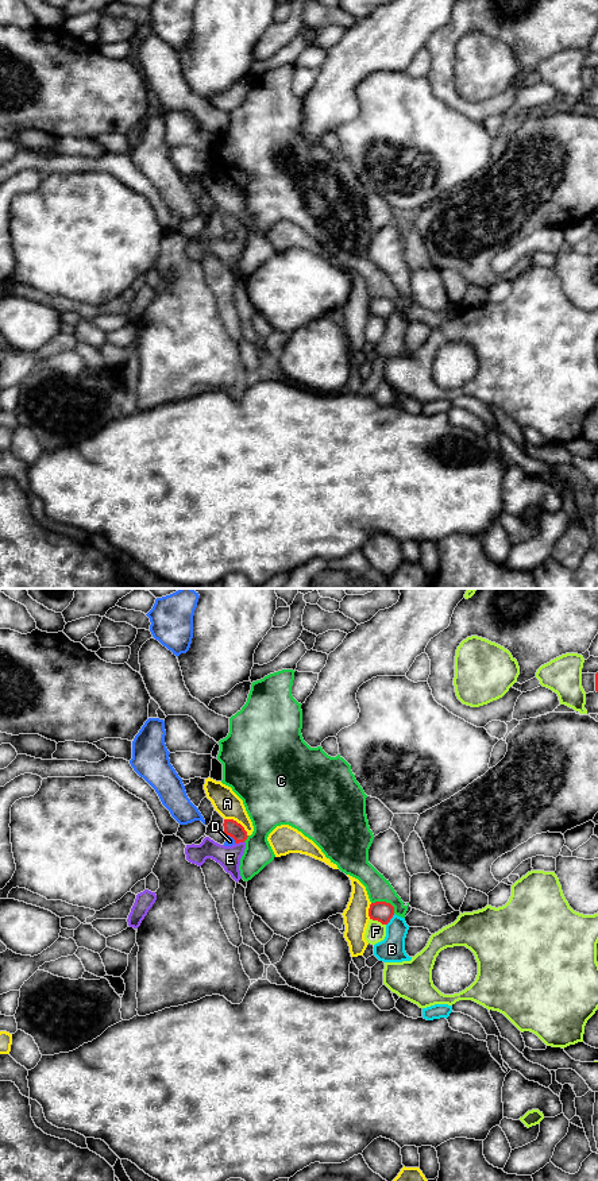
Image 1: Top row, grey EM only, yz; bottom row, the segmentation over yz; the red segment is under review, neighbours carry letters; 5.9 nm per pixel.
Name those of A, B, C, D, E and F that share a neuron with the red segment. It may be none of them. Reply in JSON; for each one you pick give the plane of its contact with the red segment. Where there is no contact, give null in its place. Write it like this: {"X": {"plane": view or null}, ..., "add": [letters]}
{"E": {"plane": "yz"}, "add": ["E"]}

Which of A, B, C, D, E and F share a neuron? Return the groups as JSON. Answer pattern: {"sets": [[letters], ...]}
{"sets": [["A"], ["B"], ["C"], ["D"], ["E"], ["F"]]}

